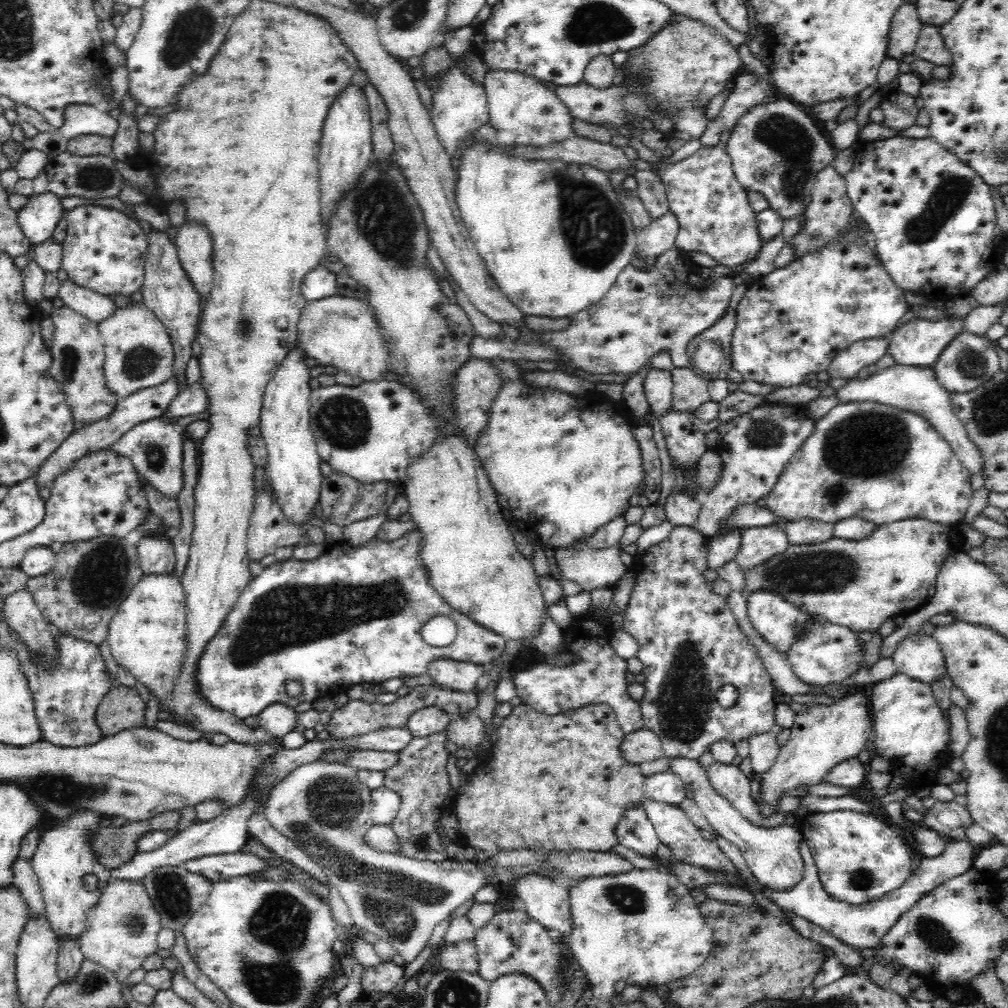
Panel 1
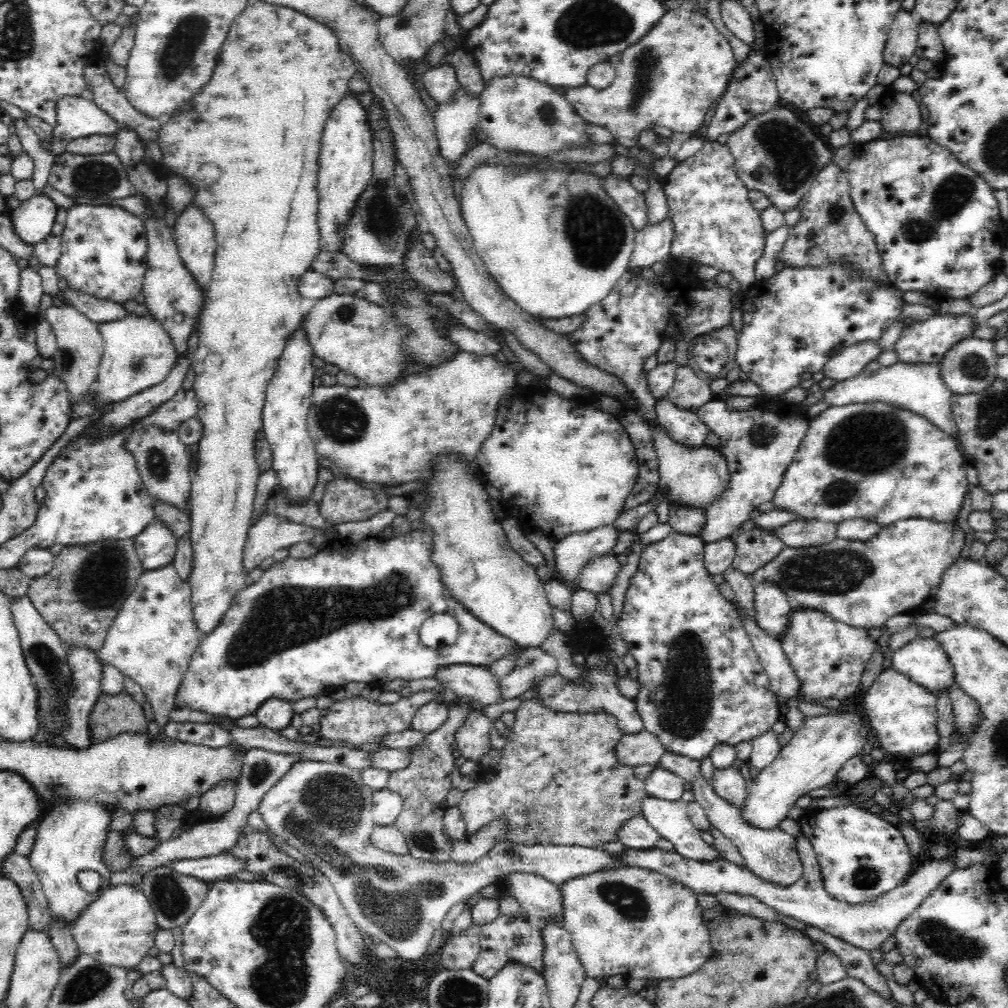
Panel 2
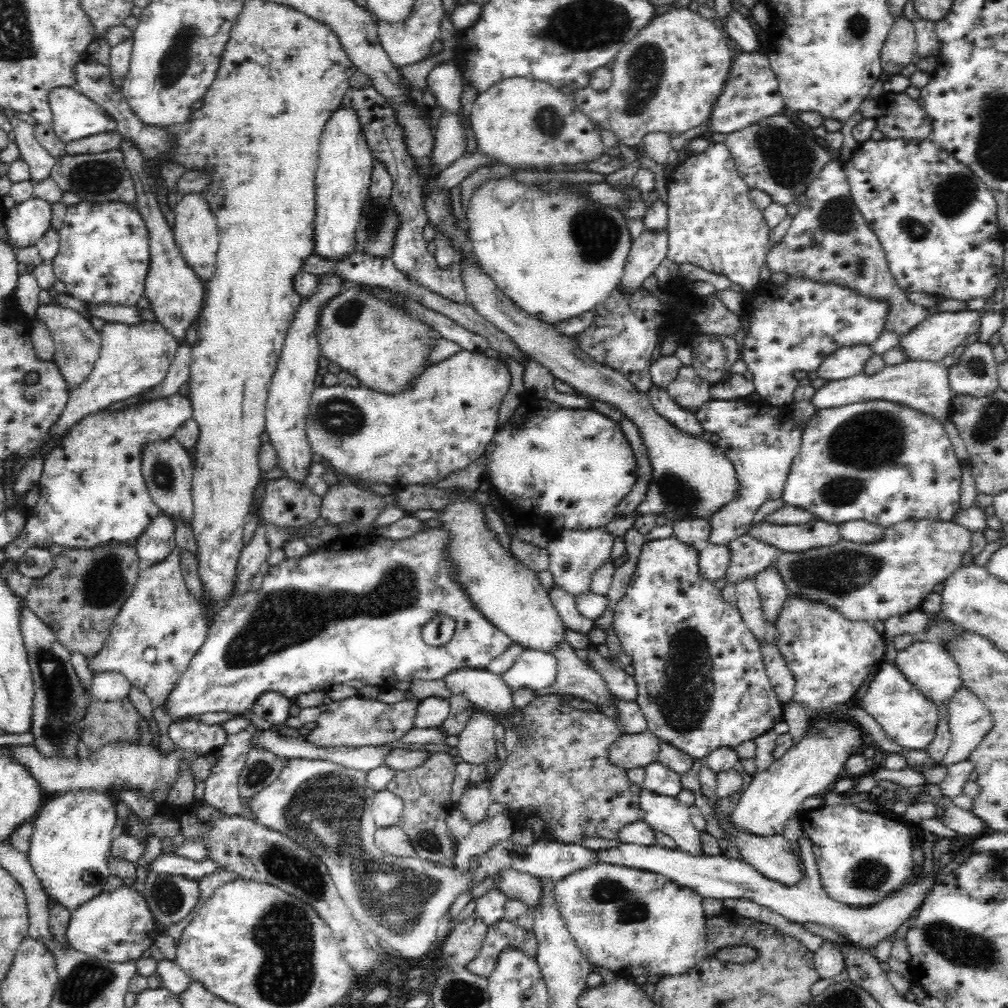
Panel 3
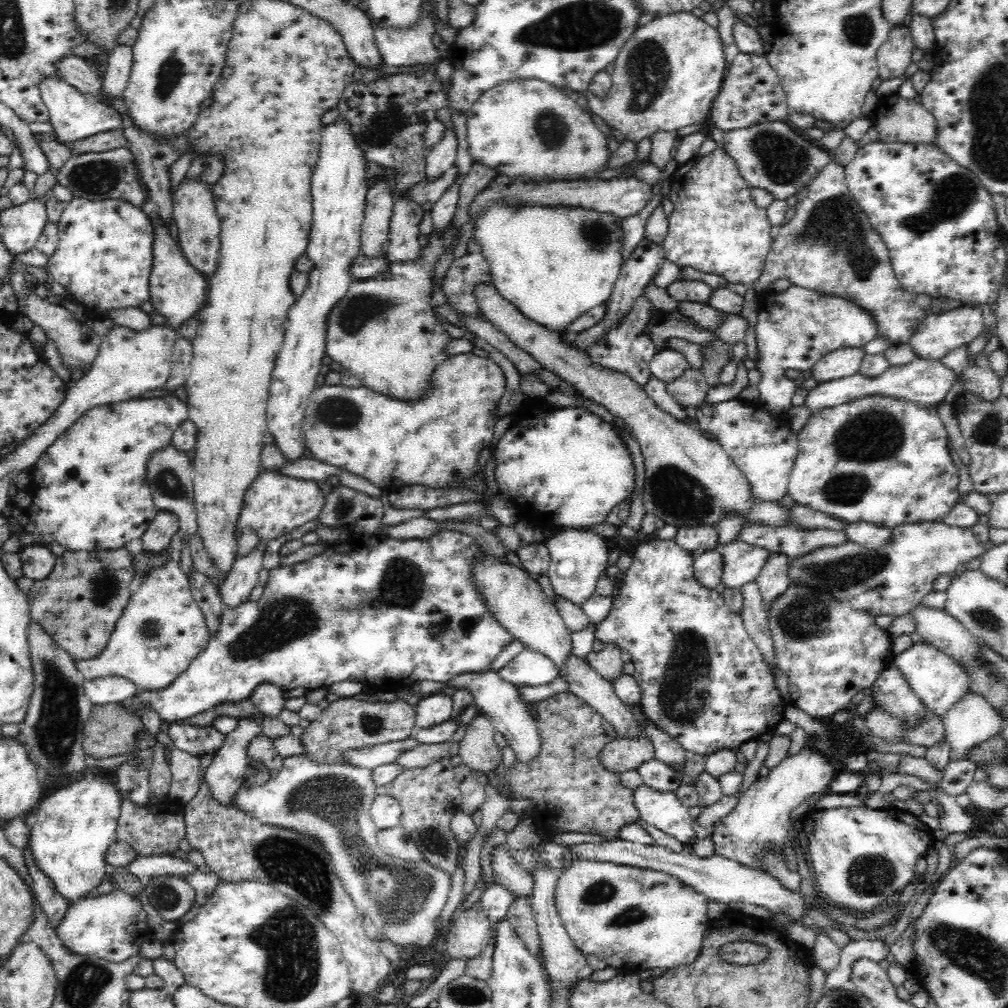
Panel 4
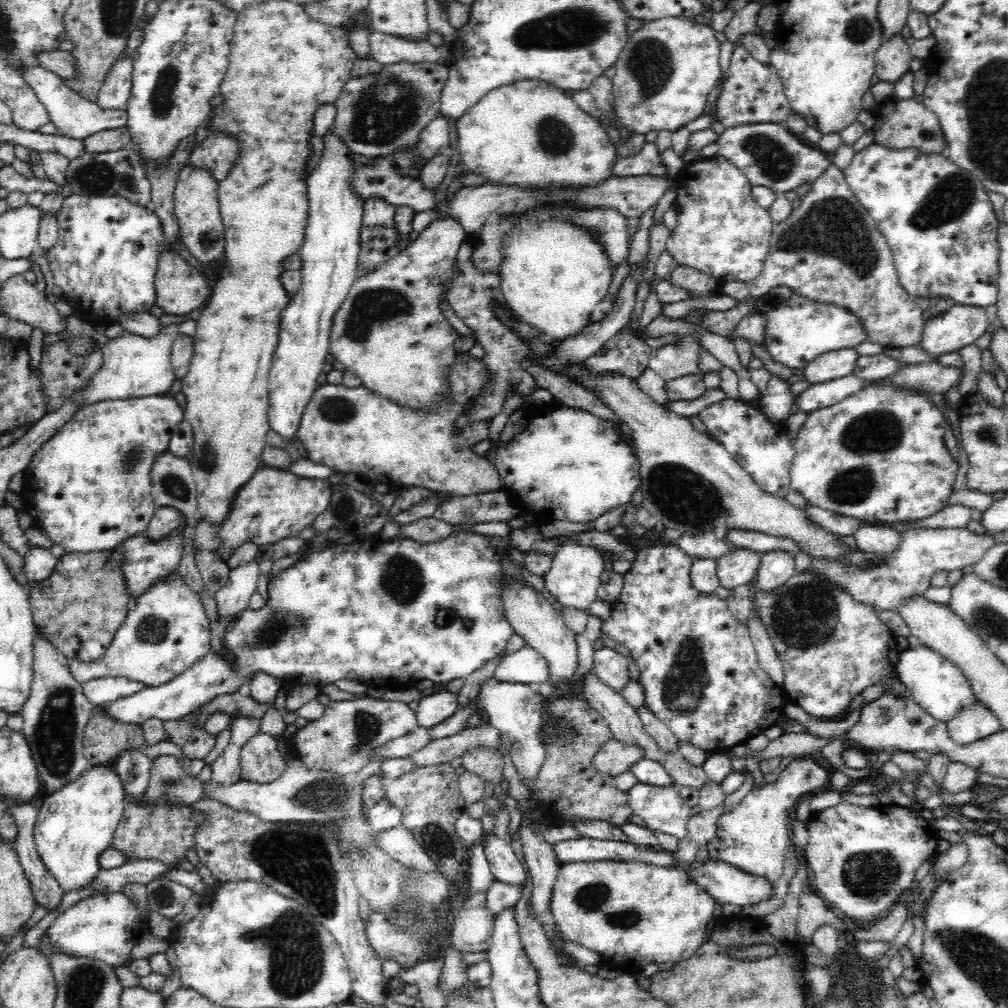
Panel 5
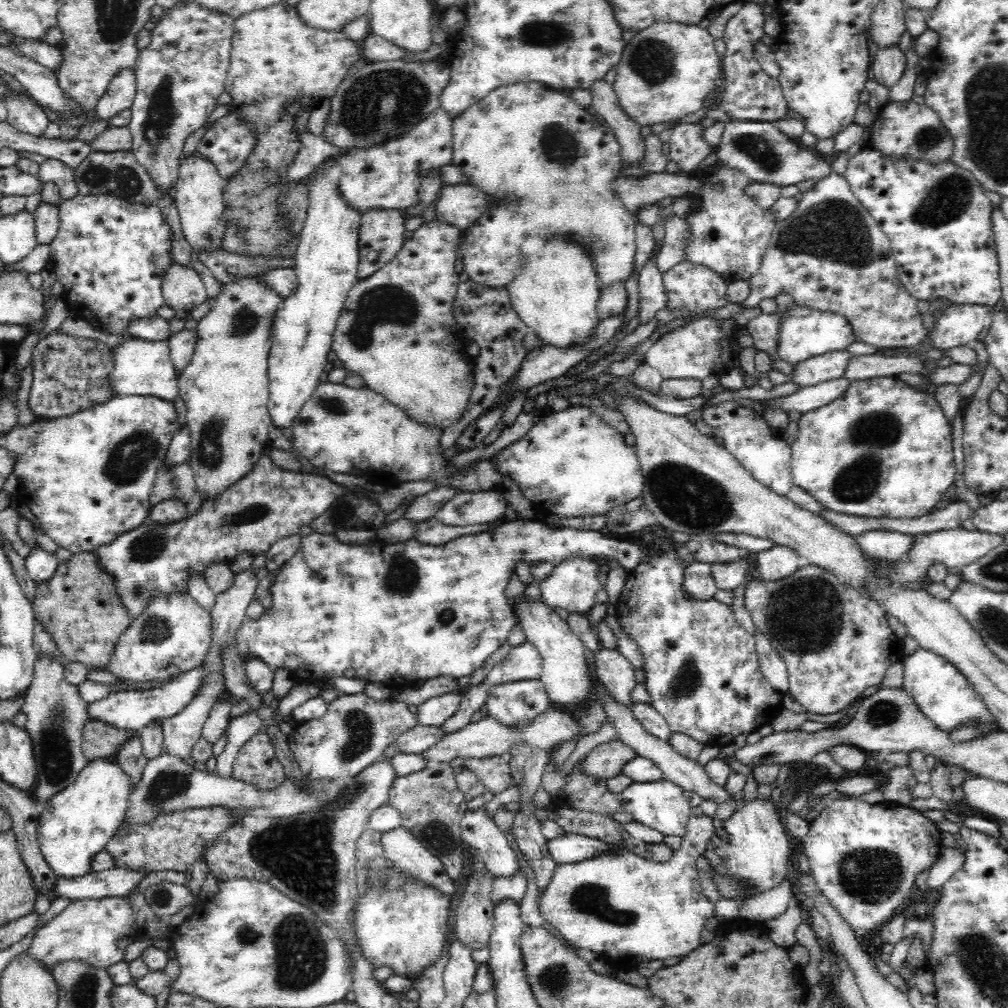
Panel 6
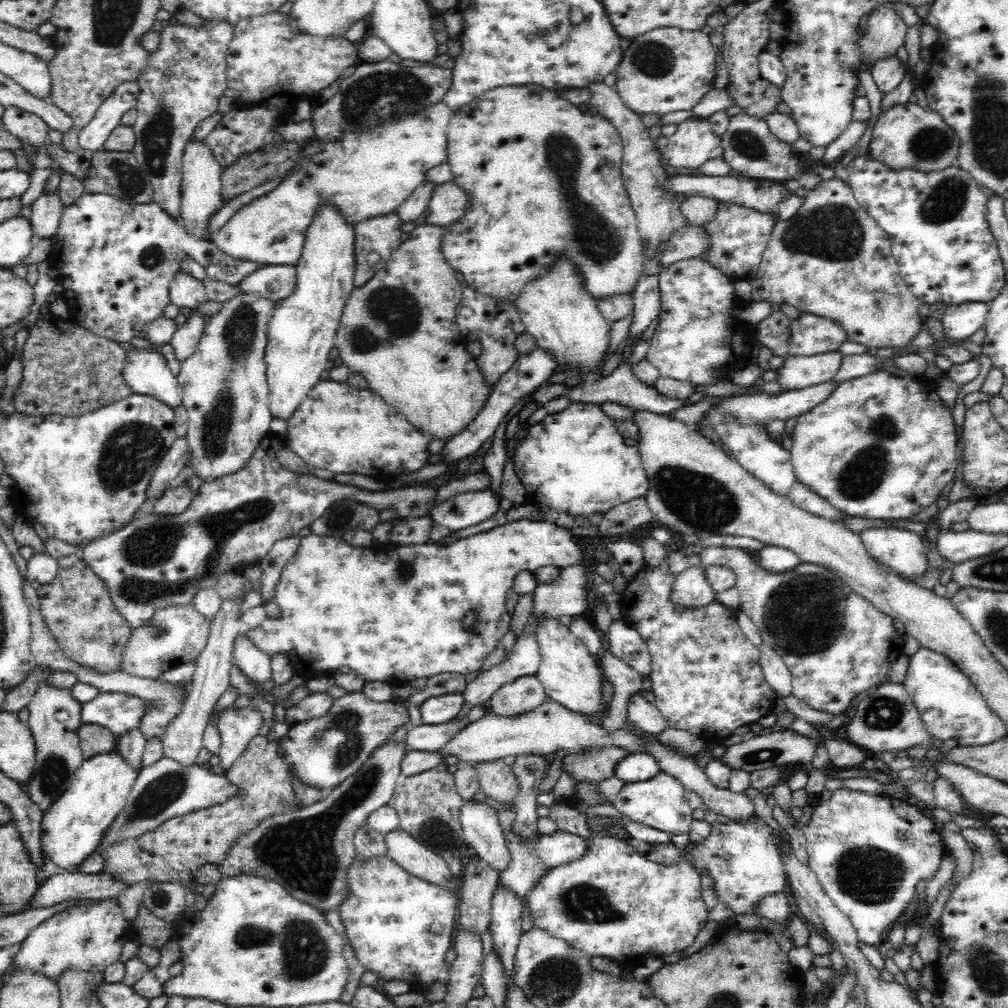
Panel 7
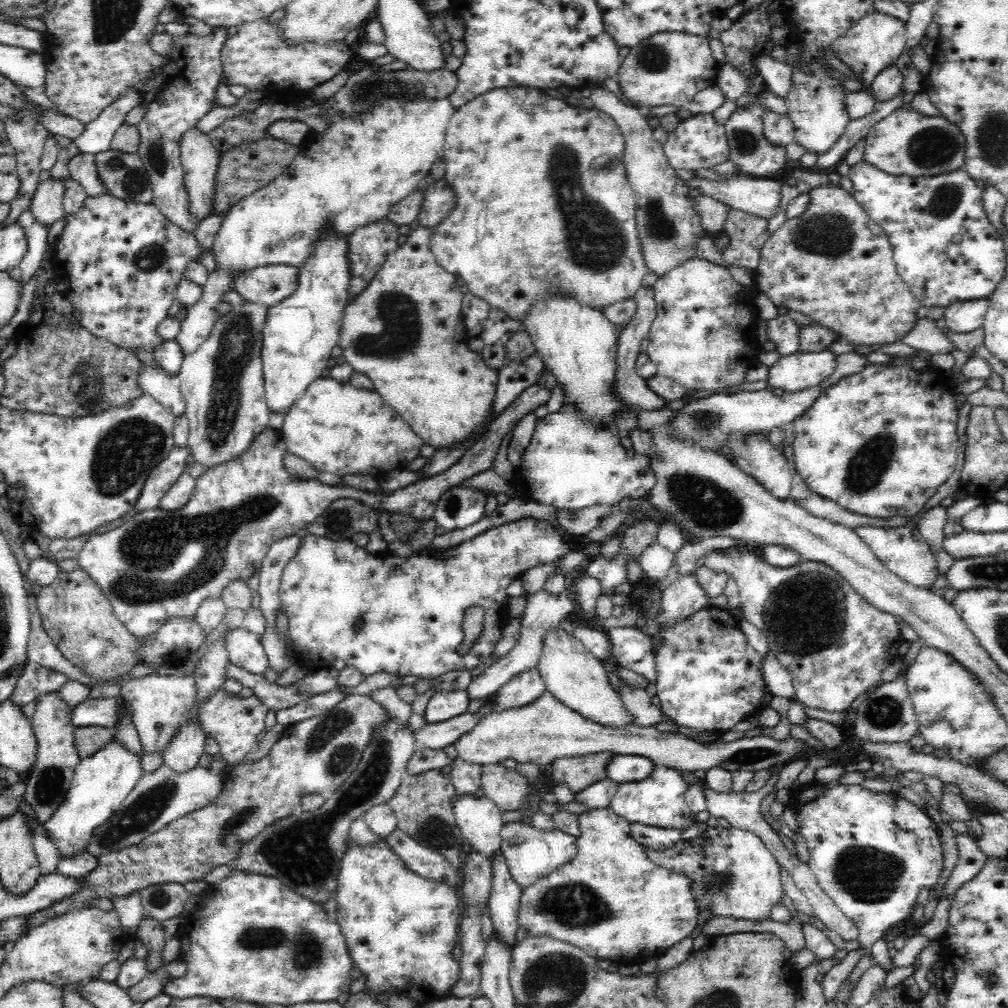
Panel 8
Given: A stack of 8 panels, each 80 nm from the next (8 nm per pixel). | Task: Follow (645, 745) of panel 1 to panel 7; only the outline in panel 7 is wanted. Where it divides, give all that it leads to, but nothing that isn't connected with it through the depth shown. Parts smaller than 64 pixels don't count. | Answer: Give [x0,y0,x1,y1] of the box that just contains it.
[560,747,628,786]

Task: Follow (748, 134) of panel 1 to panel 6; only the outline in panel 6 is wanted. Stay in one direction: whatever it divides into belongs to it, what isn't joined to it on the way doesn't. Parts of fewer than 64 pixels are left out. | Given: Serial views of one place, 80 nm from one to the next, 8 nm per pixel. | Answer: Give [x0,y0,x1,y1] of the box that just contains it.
[716,119,833,187]

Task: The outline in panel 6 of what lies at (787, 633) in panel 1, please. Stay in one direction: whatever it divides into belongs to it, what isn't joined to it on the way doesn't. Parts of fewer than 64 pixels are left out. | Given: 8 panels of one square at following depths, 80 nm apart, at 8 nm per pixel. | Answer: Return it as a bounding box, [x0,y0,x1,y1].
[756,545,799,581]

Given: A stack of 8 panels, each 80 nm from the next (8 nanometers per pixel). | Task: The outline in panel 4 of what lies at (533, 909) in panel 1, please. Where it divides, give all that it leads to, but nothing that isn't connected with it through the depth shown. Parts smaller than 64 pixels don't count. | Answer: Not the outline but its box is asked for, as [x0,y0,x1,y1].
[490,845,532,898]

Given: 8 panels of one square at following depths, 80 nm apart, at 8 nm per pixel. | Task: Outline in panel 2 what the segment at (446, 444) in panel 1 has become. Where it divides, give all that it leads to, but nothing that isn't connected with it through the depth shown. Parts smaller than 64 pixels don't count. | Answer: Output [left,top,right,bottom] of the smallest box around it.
[422,455,556,649]

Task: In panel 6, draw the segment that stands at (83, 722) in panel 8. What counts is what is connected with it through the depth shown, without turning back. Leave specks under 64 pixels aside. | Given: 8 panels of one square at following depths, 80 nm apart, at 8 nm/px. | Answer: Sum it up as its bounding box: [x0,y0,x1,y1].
[86,667,202,732]

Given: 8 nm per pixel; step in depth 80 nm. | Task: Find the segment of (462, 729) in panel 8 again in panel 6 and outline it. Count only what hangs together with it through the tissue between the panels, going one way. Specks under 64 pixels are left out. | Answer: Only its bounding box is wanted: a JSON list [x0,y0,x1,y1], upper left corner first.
[397,724,447,754]

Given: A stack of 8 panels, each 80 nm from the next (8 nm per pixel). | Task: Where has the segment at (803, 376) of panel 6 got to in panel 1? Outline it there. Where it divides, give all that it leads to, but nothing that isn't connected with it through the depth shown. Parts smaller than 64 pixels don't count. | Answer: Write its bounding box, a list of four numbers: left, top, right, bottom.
[828,337,888,378]

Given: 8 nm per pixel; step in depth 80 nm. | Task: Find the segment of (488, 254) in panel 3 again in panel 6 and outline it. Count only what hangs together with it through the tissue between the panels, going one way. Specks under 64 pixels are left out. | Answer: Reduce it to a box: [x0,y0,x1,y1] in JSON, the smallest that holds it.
[507,239,601,348]

